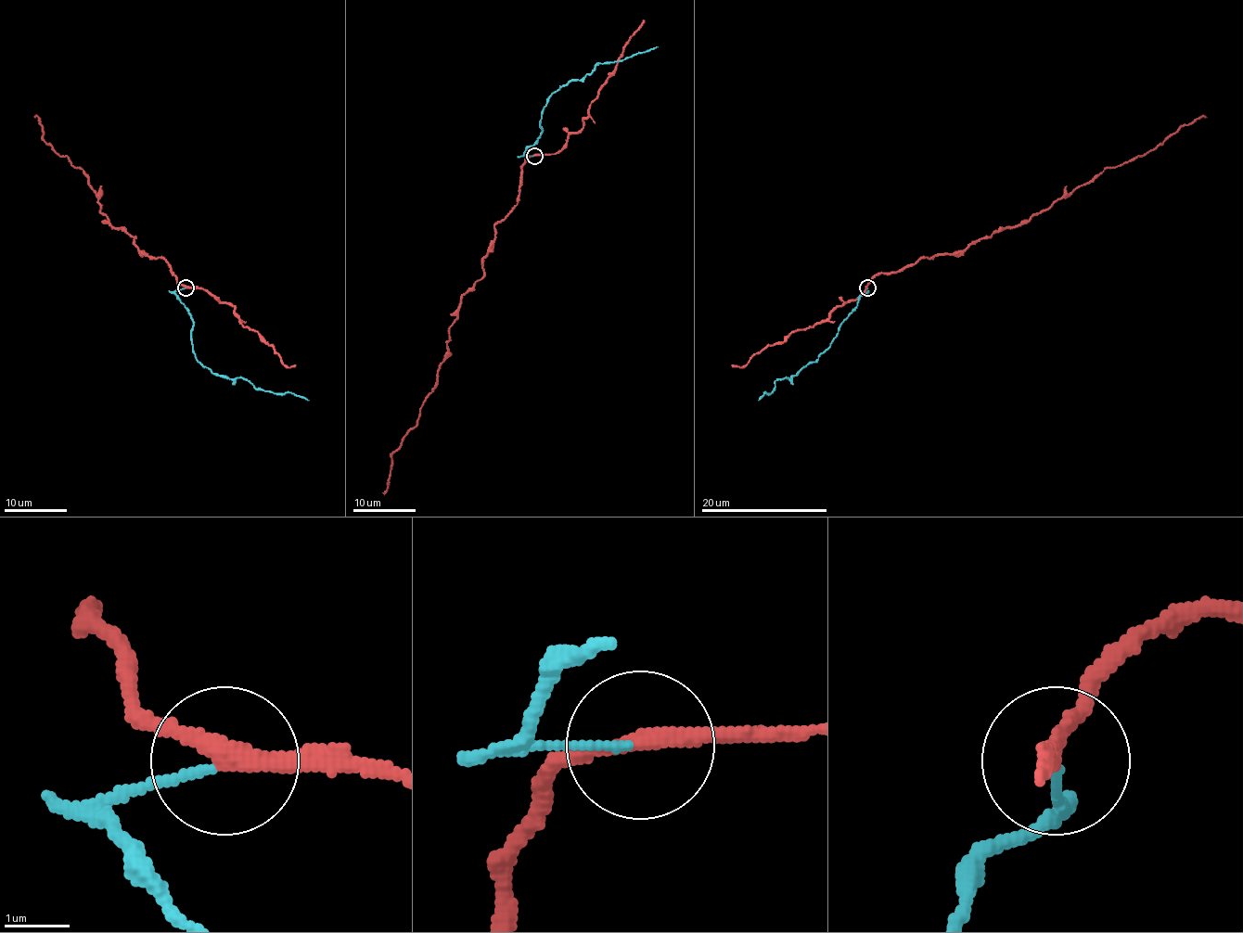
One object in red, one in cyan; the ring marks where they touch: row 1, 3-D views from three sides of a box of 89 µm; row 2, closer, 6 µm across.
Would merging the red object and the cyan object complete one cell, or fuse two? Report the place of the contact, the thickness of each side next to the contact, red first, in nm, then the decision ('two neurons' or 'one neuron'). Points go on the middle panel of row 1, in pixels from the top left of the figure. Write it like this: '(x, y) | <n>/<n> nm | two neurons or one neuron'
(534, 156) | 280/110 nm | two neurons

